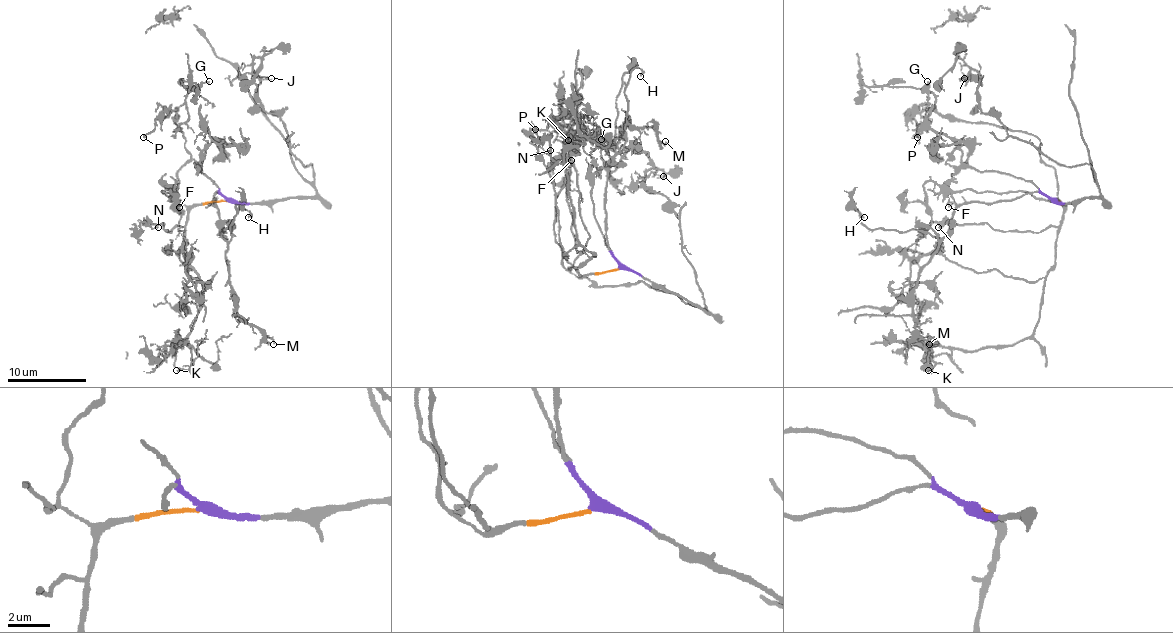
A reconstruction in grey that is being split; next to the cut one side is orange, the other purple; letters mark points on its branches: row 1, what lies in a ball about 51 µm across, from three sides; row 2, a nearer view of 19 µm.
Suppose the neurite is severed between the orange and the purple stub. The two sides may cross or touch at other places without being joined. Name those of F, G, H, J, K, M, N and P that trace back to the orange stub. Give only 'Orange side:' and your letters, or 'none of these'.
Orange side: F, G, K, N, P

